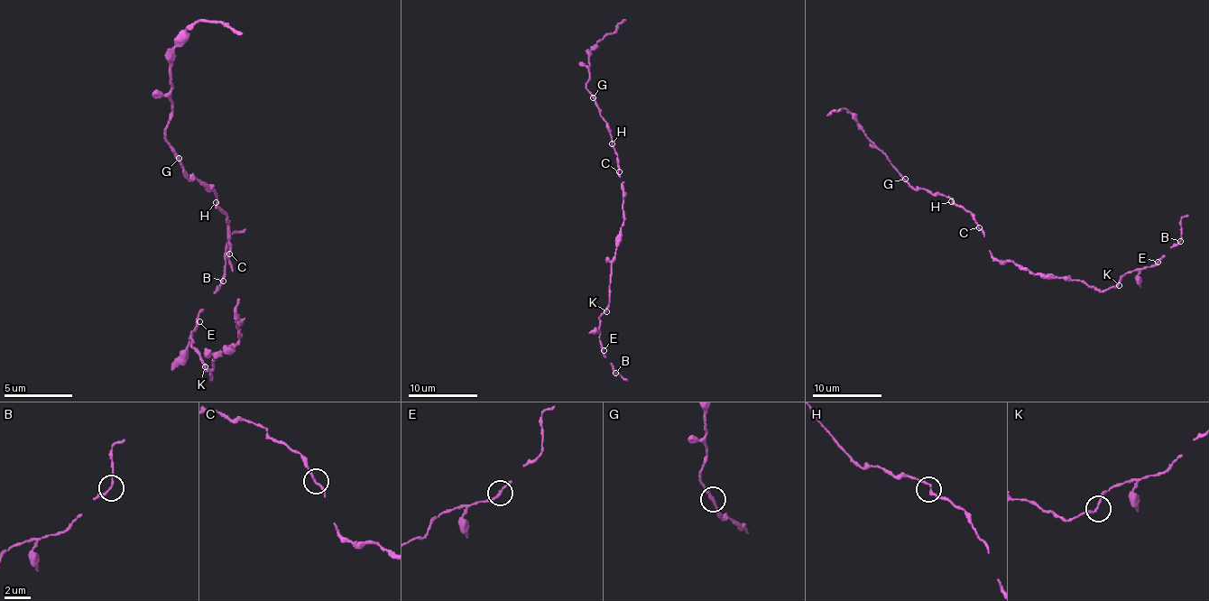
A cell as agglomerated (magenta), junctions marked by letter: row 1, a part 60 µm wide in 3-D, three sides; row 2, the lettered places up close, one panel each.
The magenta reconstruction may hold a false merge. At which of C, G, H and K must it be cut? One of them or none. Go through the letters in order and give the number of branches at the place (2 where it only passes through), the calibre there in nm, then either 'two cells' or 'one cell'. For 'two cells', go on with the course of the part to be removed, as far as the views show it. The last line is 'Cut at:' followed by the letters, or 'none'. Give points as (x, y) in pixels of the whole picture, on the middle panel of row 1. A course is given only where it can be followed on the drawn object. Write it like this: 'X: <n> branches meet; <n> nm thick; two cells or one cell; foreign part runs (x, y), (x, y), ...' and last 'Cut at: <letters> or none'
C: 2 branches meet; 160 nm thick; one cell
G: 2 branches meet; 150 nm thick; one cell
H: 2 branches meet; 140 nm thick; one cell
K: 2 branches meet; 160 nm thick; one cell
Cut at: none

